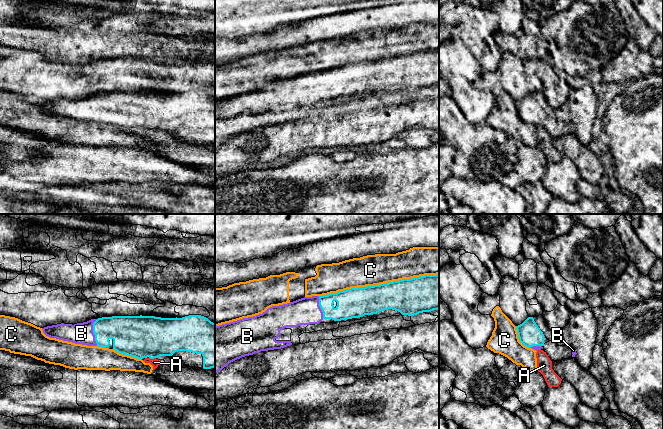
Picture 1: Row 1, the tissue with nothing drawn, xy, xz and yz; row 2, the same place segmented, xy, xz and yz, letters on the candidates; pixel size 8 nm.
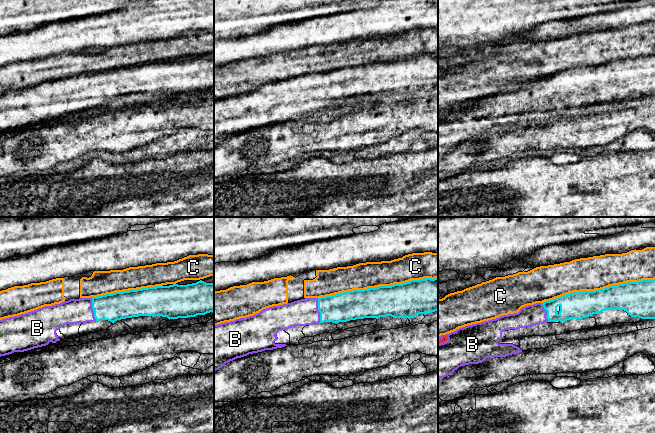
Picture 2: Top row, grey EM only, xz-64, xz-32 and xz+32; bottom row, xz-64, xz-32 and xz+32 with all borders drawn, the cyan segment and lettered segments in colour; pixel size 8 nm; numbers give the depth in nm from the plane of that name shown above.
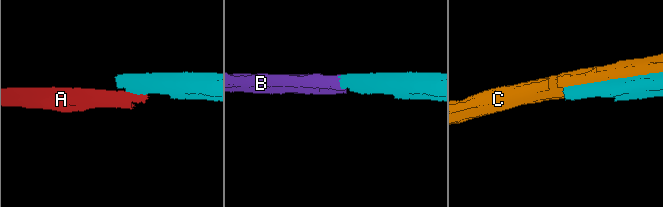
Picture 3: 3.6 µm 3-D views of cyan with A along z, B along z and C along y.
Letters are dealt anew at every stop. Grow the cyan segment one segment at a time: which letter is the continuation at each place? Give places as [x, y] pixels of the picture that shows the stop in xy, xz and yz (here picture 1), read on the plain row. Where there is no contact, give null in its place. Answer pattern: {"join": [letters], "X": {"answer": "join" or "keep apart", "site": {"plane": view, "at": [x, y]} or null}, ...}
{"join": ["B"], "A": {"answer": "keep apart", "site": {"plane": "xy", "at": [152, 134]}}, "B": {"answer": "join", "site": {"plane": "xy", "at": [93, 108]}}, "C": {"answer": "keep apart", "site": {"plane": "xz", "at": [378, 61]}}}

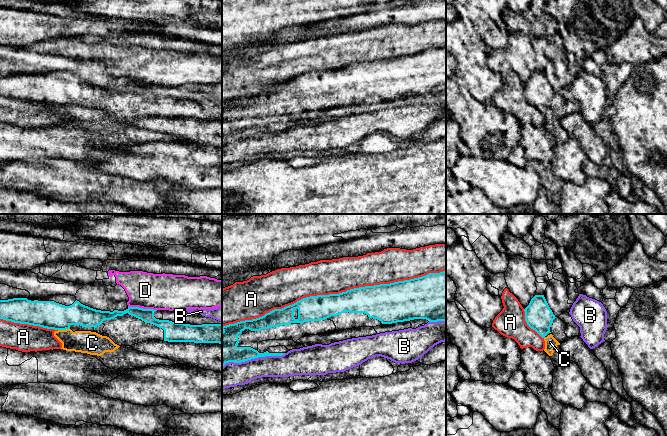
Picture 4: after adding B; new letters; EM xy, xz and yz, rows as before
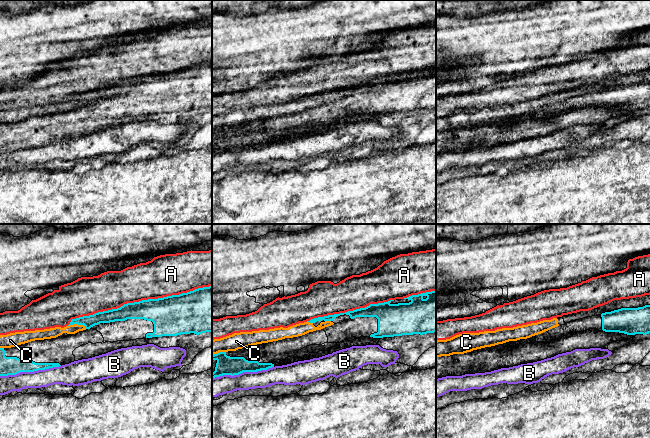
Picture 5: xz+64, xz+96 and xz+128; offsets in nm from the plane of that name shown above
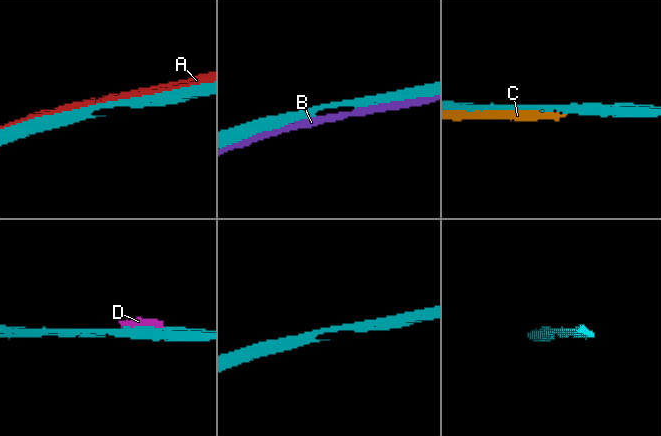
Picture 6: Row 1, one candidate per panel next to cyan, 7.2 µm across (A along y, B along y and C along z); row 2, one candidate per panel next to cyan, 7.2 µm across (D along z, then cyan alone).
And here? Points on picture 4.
{"join": [], "A": {"answer": "keep apart", "site": {"plane": "xz", "at": [333, 70]}}, "B": {"answer": "keep apart", "site": {"plane": "xz", "at": [253, 134]}}, "C": {"answer": "keep apart", "site": {"plane": "xy", "at": [63, 105]}}, "D": {"answer": "keep apart", "site": {"plane": "xy", "at": [142, 84]}}}

